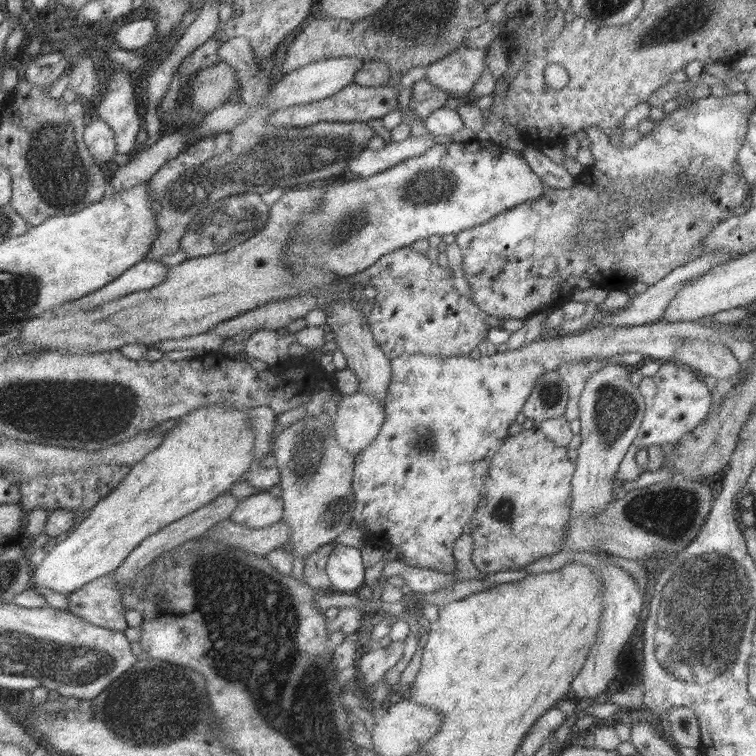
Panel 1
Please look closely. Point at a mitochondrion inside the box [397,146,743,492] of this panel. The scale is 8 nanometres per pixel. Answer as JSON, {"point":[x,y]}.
{"point":[613,213]}

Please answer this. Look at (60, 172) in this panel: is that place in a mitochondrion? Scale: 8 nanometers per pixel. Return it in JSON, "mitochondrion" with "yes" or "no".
{"mitochondrion":"yes"}

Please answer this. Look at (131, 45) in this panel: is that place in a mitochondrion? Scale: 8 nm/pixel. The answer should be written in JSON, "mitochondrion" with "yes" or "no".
{"mitochondrion":"no"}

